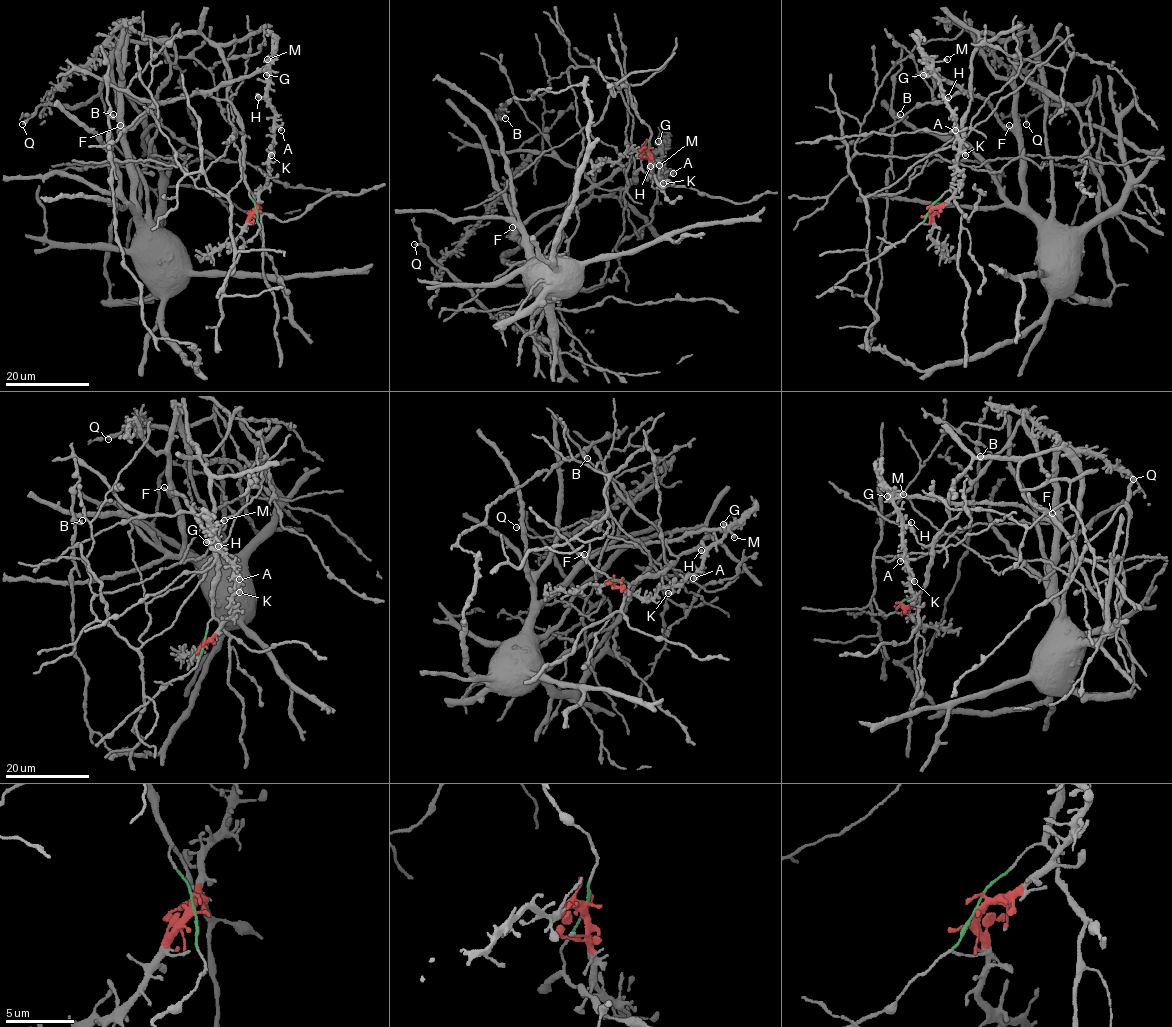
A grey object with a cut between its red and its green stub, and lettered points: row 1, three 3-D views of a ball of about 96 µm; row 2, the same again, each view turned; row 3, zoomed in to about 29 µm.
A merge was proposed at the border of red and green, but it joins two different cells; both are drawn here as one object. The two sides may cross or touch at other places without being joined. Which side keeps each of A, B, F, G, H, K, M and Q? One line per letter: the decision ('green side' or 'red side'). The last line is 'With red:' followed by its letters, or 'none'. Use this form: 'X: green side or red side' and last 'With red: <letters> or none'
A: red side
B: green side
F: green side
G: red side
H: red side
K: red side
M: red side
Q: green side
With red: A, G, H, K, M

